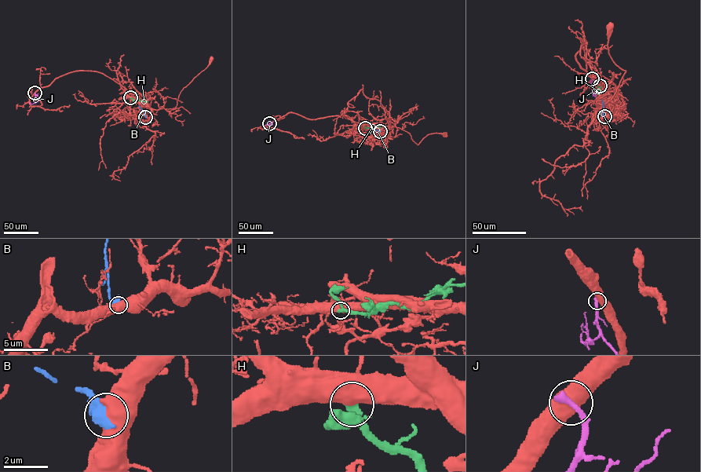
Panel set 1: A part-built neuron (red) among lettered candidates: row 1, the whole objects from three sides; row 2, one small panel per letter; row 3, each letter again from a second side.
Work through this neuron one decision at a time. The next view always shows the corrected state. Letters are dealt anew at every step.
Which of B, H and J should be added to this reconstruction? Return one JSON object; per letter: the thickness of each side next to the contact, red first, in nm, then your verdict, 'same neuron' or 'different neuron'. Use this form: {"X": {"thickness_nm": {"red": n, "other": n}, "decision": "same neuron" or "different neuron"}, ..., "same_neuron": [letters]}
{"B": {"thickness_nm": {"red": 800, "other": 800}, "decision": "different neuron"}, "H": {"thickness_nm": {"red": 800, "other": 280}, "decision": "different neuron"}, "J": {"thickness_nm": {"red": 550, "other": 360}, "decision": "different neuron"}, "same_neuron": []}

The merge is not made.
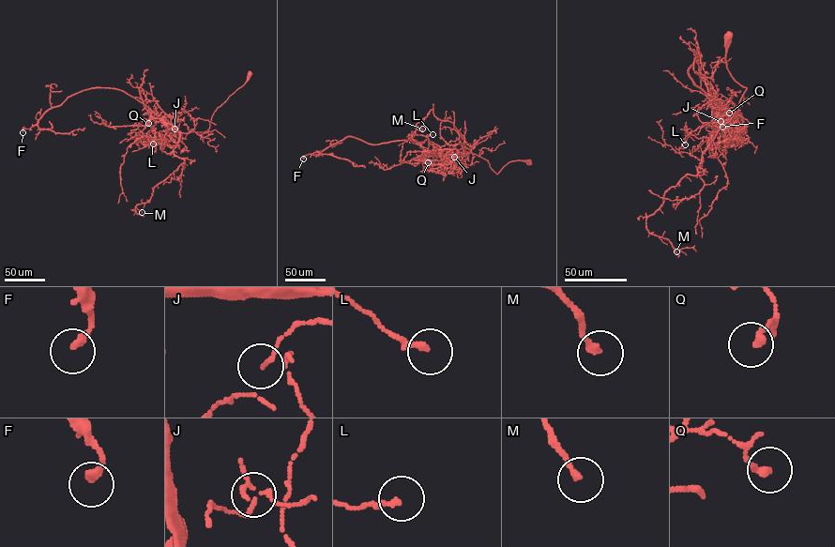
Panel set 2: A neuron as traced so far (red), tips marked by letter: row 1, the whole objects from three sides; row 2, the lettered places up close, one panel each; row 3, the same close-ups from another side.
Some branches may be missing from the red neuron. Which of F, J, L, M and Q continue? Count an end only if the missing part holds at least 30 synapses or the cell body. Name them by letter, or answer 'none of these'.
none of these

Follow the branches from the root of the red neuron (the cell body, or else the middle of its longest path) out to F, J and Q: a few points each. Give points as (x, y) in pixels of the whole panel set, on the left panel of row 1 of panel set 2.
F: (250, 74), (218, 108), (204, 131), (171, 129), (125, 92), (97, 87), (68, 96), (22, 132)
J: (250, 74), (245, 83), (218, 108), (207, 130), (183, 133), (174, 129)
Q: (250, 74), (245, 83), (218, 108), (205, 131), (179, 132), (160, 119), (152, 118), (148, 123)

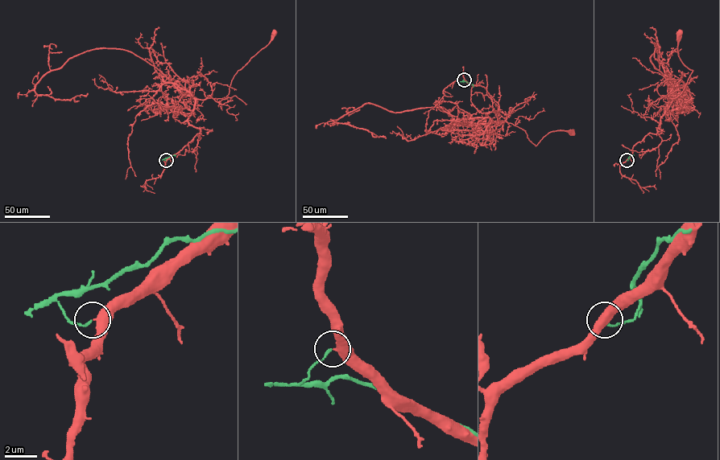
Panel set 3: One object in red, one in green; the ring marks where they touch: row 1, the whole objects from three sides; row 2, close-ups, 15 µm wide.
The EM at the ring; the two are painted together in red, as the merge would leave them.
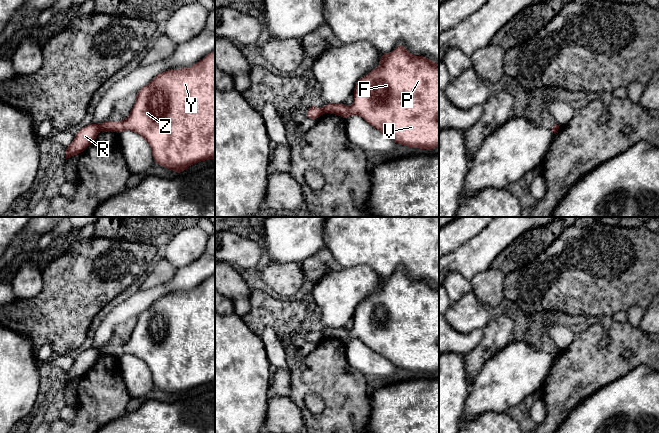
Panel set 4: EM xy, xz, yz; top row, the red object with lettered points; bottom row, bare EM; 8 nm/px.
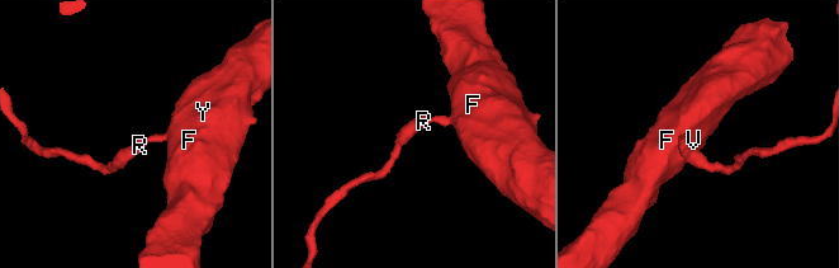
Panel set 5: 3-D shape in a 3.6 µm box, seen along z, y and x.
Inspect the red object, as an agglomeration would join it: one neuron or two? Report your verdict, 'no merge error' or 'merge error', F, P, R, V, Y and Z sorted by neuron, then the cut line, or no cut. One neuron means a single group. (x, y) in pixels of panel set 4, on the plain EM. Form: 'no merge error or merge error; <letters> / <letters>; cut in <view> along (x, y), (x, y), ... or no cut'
merge error; F P V Y Z / R; cut in xz along (321, 332), (324, 336)

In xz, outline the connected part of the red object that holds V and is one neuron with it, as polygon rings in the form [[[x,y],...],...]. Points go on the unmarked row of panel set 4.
[[[400,267],[391,277],[381,278],[380,290],[357,305],[353,319],[351,330],[326,328],[323,336],[342,340],[345,344],[351,338],[359,339],[397,368],[429,374],[439,370],[439,289],[429,282],[412,279]]]

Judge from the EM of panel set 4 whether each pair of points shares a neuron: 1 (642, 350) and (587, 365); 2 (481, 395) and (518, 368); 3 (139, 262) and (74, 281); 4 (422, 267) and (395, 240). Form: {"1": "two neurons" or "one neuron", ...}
{"1": "one neuron", "2": "one neuron", "3": "one neuron", "4": "one neuron"}

